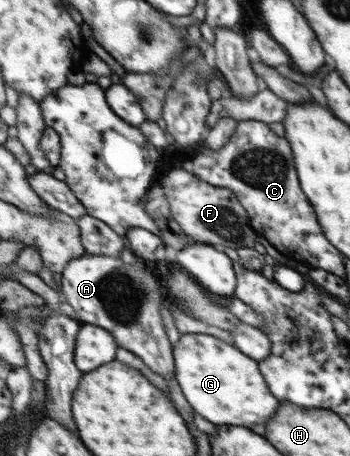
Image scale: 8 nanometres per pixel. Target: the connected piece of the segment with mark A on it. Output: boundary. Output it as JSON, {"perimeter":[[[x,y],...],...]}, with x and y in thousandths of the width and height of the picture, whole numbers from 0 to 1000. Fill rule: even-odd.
{"perimeter":[[[249,557],[206,568],[183,588],[171,607],[174,634],[200,673],[217,682],[231,711],[274,713],[326,737],[337,759],[366,765],[451,822],[480,831],[497,818],[494,763],[486,757],[471,719],[451,686],[451,669],[469,662],[457,643],[457,621],[417,590],[400,594],[394,581],[363,581],[346,564]]]}

